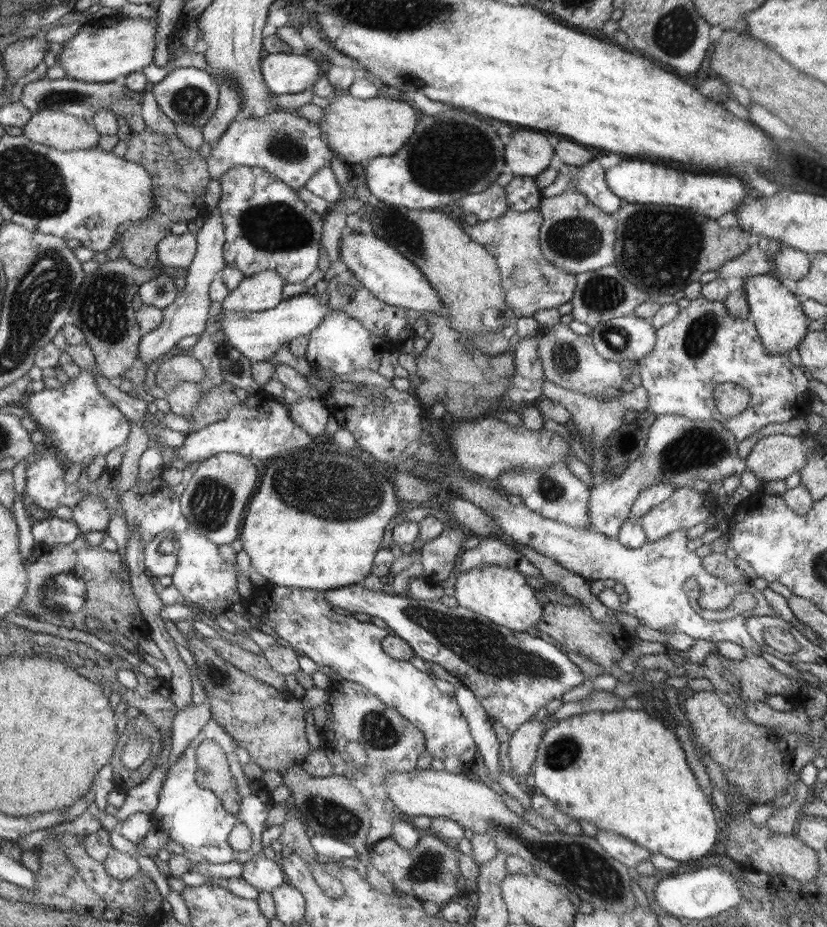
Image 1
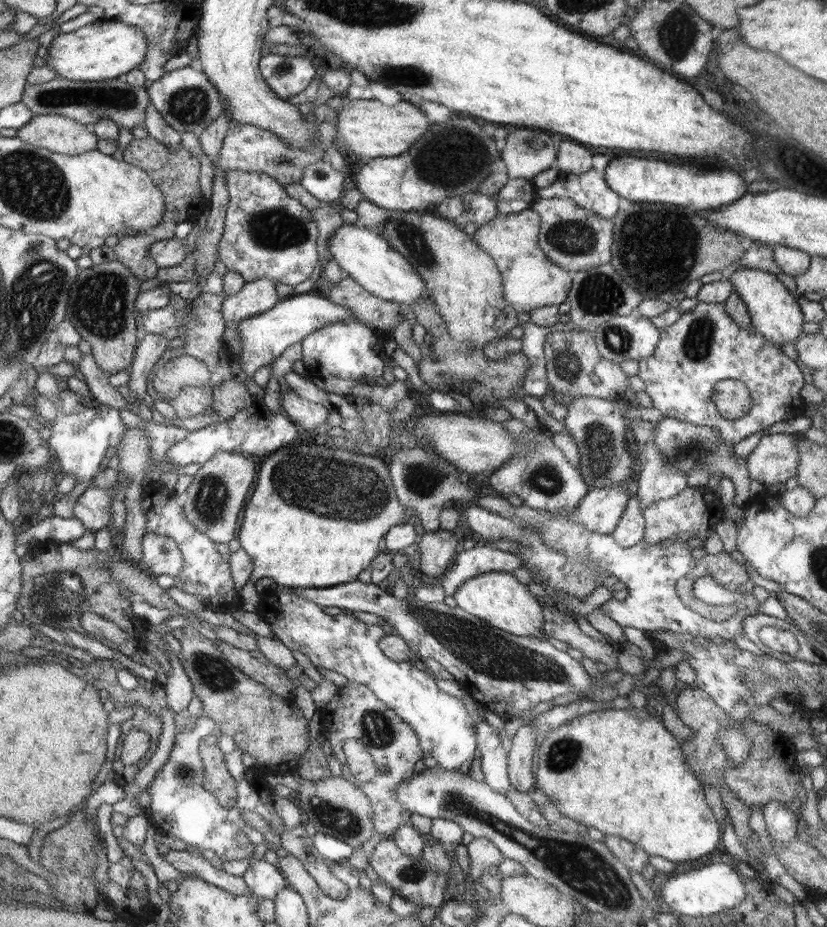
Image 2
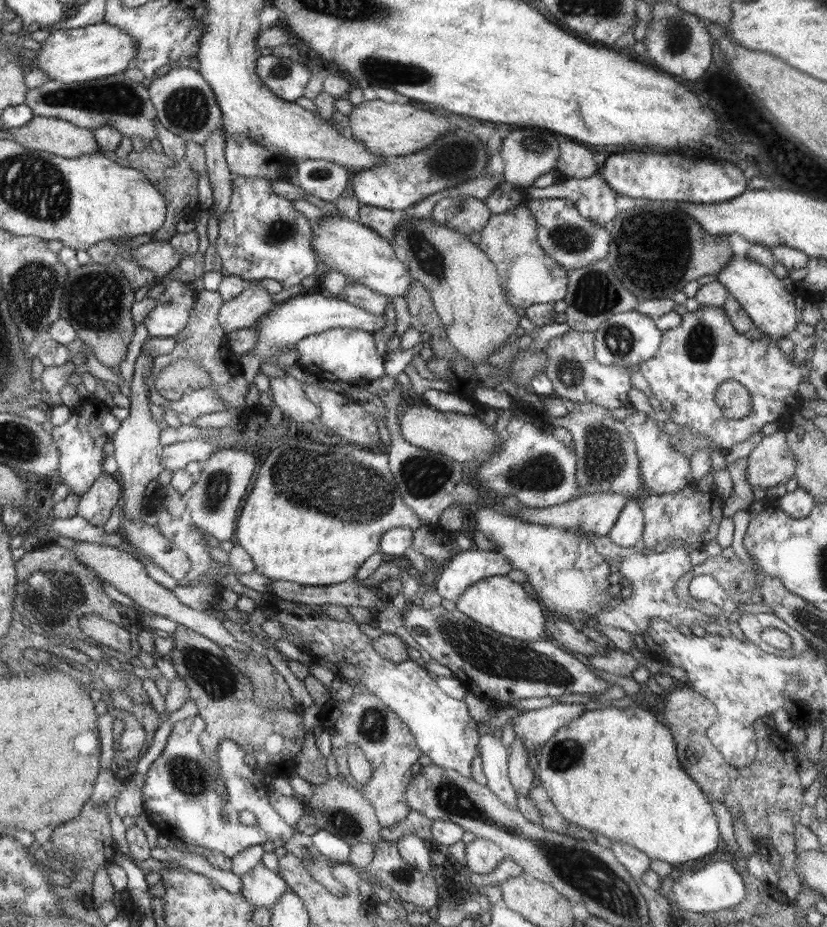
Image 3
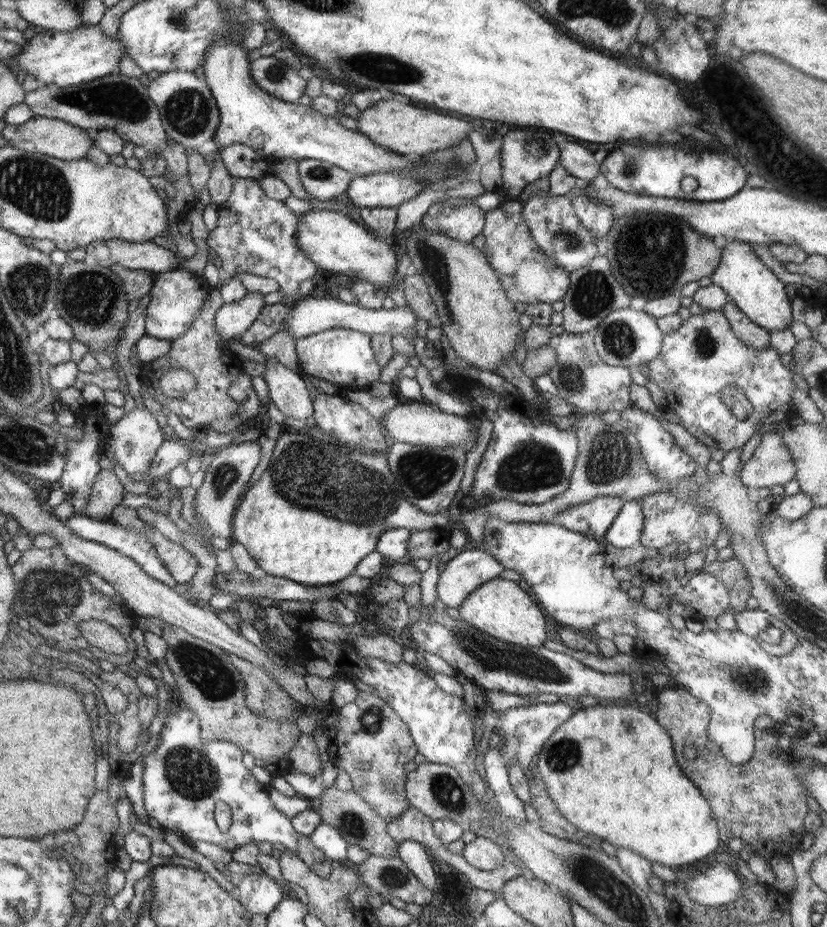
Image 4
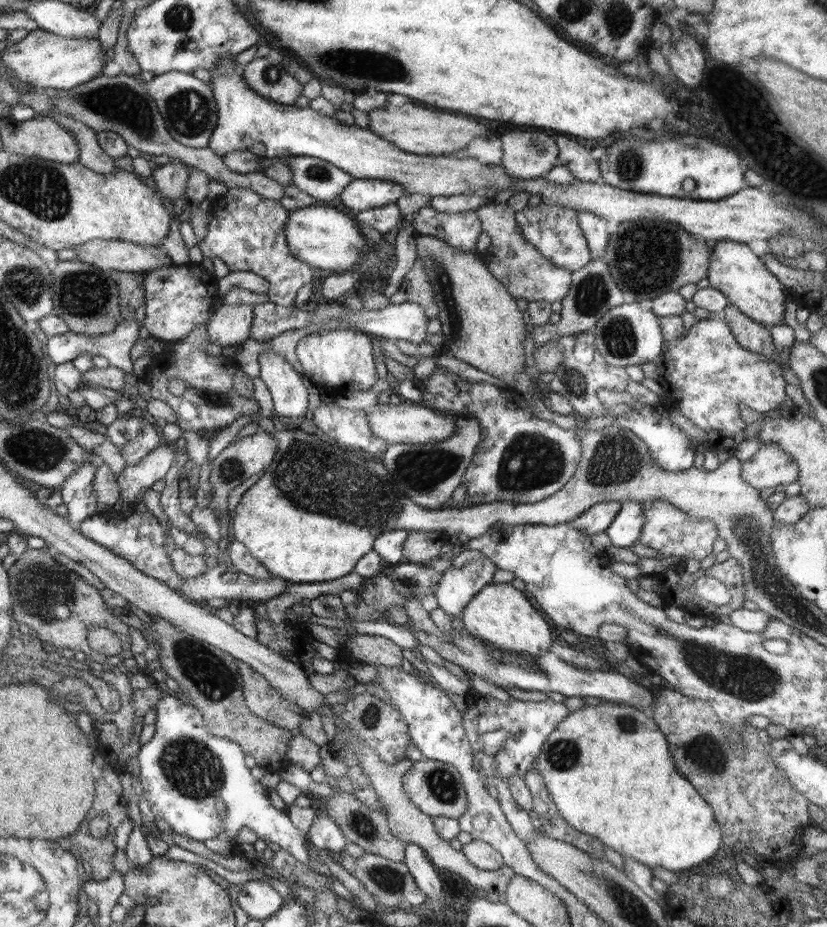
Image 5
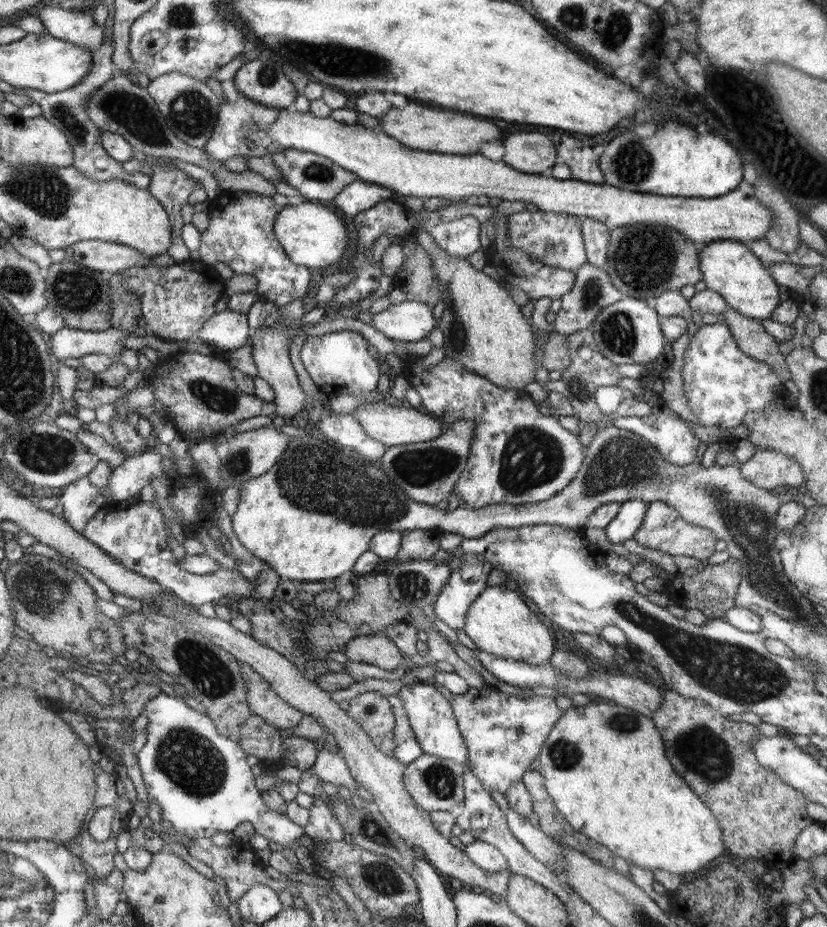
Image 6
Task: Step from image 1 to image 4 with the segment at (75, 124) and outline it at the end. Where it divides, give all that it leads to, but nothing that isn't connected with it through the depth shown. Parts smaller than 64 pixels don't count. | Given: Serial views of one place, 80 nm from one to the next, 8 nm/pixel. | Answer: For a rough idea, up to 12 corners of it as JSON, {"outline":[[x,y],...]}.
{"outline":[[38,115],[6,124],[1,136],[18,150],[80,160],[91,131]]}

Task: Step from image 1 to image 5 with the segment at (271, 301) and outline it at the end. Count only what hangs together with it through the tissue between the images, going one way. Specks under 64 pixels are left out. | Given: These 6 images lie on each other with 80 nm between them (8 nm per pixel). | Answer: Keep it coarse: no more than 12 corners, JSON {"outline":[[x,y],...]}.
{"outline":[[223,304],[209,316],[212,348],[249,339],[253,306]]}

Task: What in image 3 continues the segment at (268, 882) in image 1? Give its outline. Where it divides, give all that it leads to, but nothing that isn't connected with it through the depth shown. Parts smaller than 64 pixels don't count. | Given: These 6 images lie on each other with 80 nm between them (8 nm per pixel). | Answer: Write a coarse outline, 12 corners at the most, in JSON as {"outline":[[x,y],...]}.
{"outline":[[262,862],[241,876],[240,894],[272,907],[289,890]]}

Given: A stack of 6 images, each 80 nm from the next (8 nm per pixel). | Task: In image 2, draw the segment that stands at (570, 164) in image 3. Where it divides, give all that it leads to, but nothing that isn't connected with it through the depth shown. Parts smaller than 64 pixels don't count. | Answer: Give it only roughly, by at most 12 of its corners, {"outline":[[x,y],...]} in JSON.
{"outline":[[560,138],[561,171],[580,176],[593,167],[588,147]]}

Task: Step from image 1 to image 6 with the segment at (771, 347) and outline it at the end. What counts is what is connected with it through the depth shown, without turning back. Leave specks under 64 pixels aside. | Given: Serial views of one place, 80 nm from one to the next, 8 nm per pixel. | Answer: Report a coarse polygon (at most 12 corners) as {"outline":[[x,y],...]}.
{"outline":[[706,243],[706,288],[750,319],[770,320],[779,284],[744,243]]}

